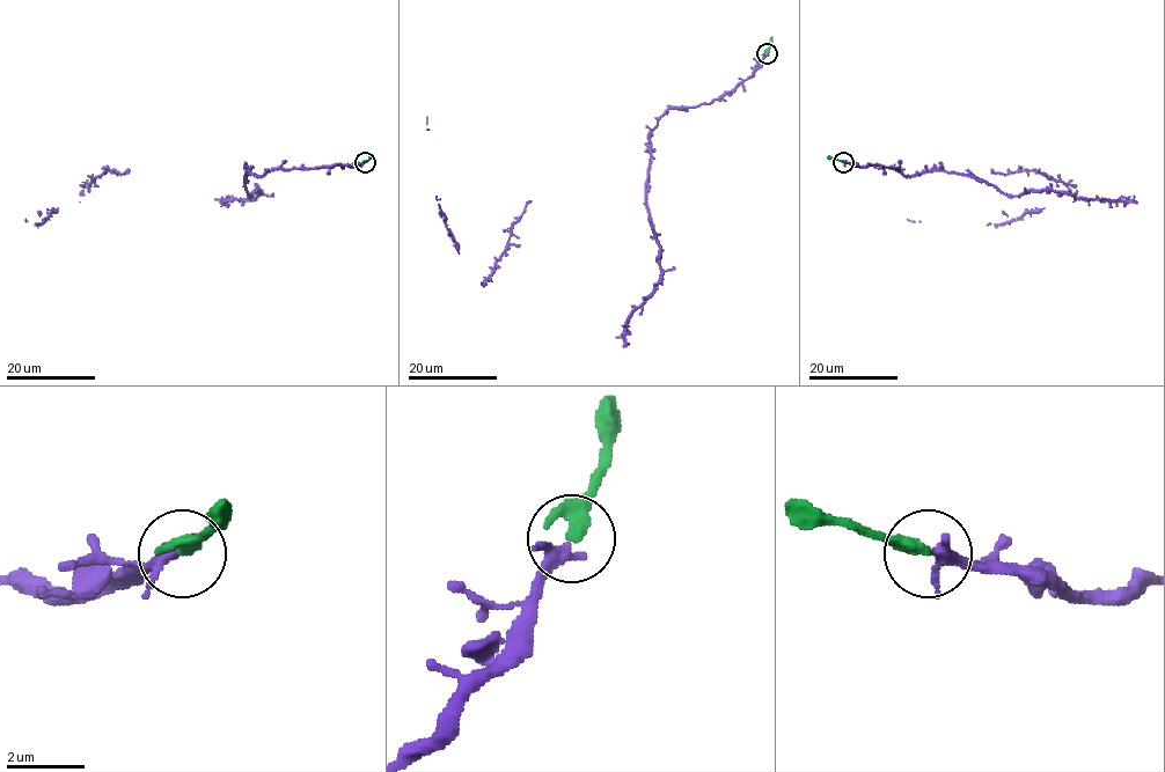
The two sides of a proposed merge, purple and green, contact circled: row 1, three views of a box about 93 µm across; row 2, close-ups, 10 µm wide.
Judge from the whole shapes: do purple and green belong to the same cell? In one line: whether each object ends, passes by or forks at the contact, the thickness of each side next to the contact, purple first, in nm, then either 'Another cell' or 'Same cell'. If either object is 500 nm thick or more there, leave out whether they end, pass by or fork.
At the ring purple passes by. At the ring green passes by. Thickness 280 nm (purple) against 260 nm. Same cell

